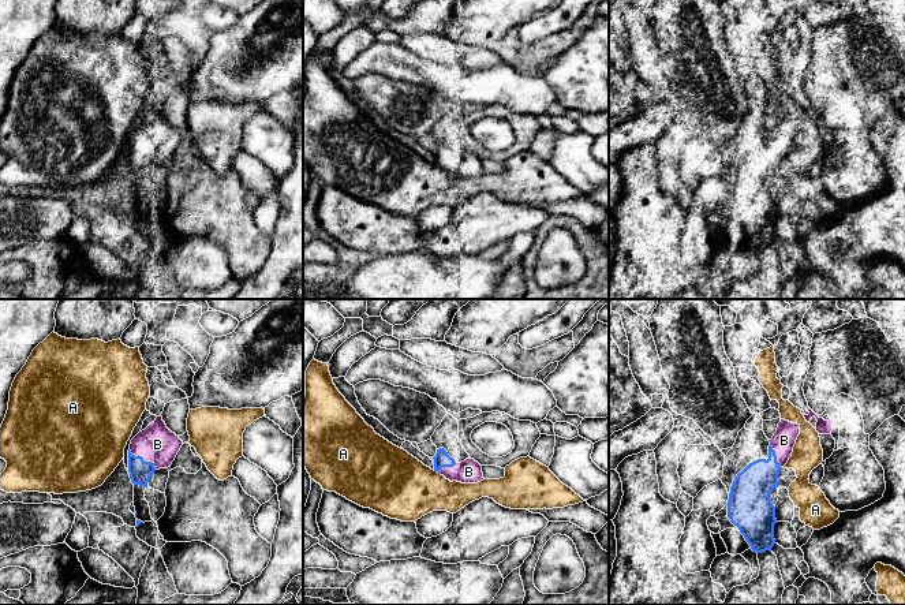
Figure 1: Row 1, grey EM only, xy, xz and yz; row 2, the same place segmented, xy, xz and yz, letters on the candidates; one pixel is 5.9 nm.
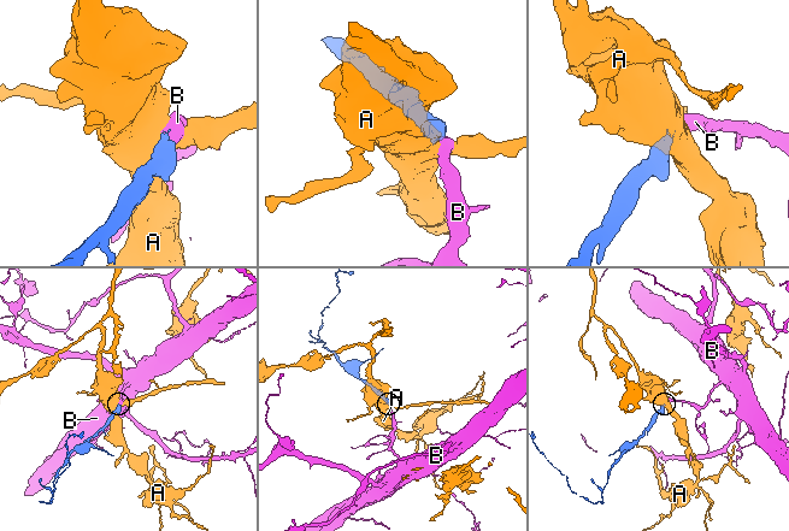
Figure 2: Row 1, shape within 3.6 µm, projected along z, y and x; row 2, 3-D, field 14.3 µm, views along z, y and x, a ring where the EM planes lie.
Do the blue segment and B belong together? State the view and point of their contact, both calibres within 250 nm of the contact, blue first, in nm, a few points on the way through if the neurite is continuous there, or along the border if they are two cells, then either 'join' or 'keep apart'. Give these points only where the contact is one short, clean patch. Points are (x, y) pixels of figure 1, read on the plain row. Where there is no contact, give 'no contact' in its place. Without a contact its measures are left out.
meets blue in xy at (142, 153); 130 nm thick on the blue side, 220 nm on the other; join

